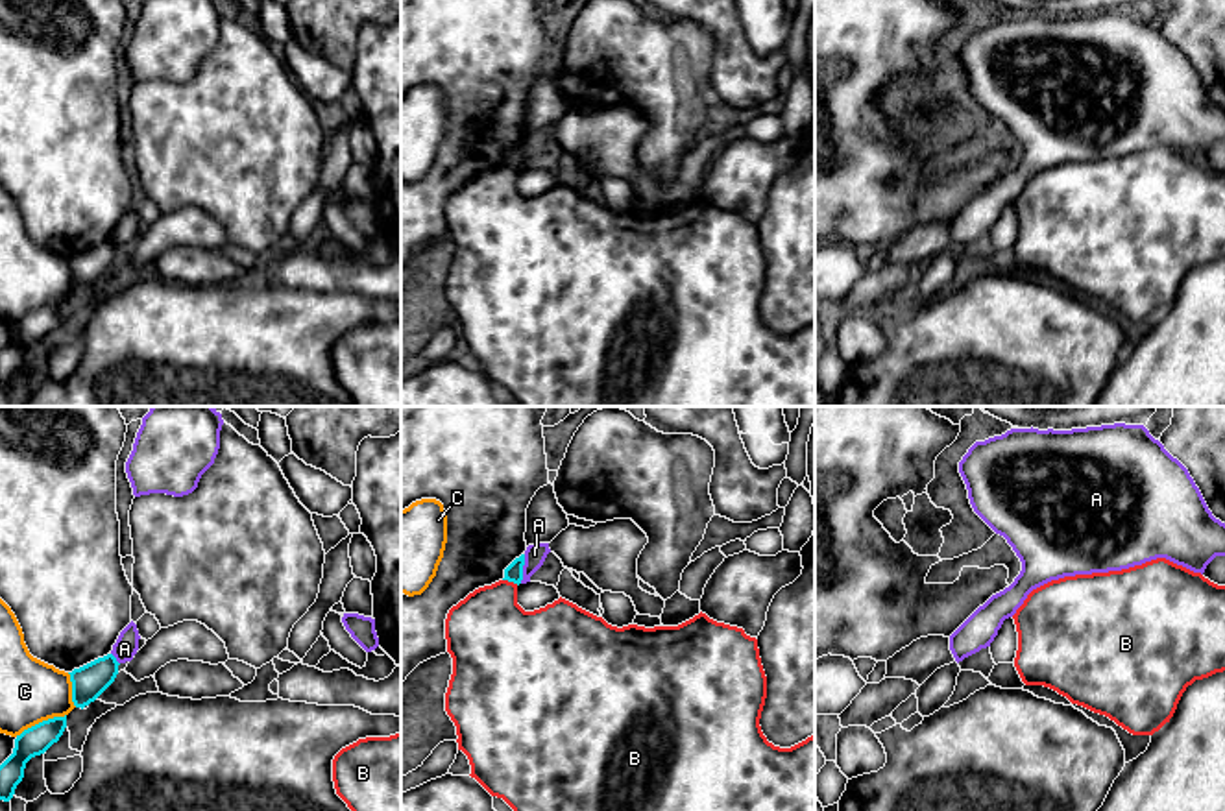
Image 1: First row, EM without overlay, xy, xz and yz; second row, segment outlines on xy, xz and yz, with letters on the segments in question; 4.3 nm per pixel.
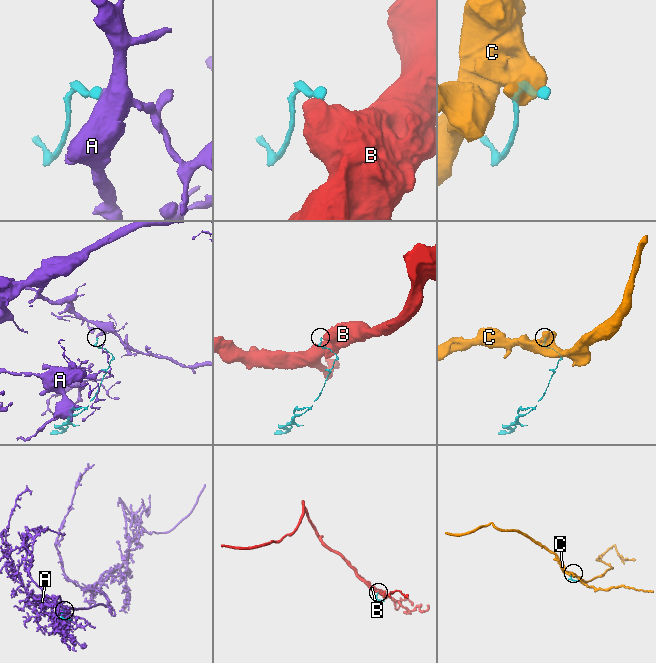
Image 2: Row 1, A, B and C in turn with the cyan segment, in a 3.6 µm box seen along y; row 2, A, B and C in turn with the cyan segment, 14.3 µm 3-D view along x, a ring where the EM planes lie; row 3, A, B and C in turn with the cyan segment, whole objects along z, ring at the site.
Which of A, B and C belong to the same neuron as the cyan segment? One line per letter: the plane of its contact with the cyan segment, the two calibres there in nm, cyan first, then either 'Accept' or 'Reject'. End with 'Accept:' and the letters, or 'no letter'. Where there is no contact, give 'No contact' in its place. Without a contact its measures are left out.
A: Touches cyan in xz. Thickness 80 nm (cyan) against 90 nm. Reject
B: Touches cyan in xz. Thickness 80 nm (cyan) against 360 nm. Reject
C: Touches cyan in xy. Thickness 130 nm (cyan) against 280 nm. Reject
Accept: no letter

